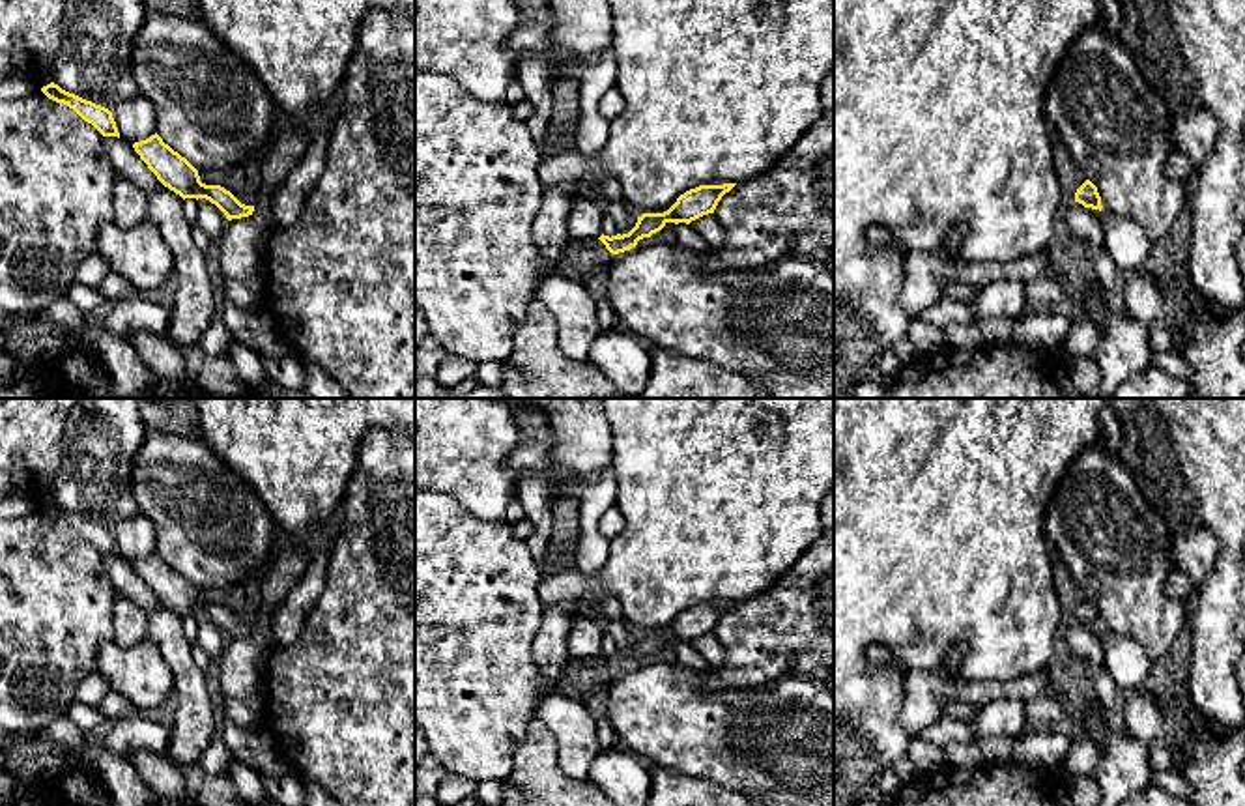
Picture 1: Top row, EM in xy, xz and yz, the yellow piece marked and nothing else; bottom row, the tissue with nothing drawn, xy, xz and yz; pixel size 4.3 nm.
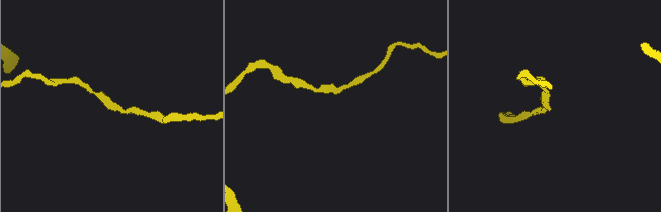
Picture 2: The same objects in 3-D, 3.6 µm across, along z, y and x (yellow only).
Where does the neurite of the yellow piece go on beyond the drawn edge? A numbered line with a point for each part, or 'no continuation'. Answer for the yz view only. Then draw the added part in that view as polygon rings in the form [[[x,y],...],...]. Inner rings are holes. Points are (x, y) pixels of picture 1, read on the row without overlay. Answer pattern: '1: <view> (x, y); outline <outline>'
no continuation

